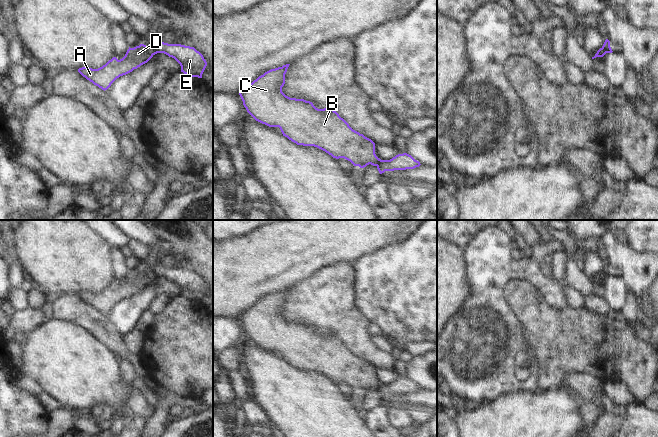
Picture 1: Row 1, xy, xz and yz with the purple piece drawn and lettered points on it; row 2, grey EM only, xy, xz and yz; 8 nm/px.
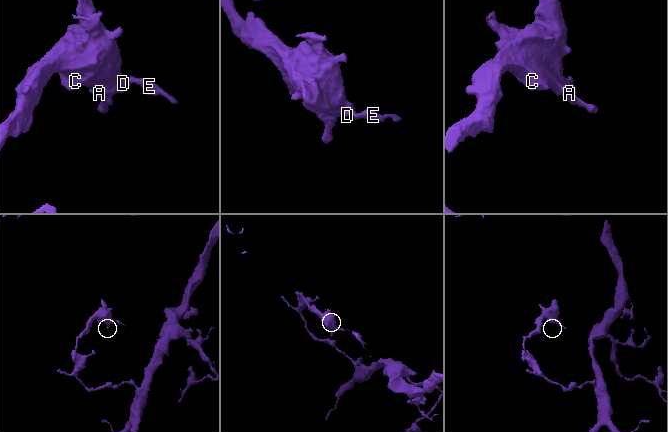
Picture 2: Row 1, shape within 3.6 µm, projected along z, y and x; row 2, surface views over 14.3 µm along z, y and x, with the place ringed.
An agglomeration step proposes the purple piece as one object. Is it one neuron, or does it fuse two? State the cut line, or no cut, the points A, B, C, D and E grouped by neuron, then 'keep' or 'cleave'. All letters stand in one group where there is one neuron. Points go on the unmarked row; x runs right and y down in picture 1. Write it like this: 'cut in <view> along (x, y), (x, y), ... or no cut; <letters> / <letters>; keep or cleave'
cut in xy along (150, 269), (156, 277); A B C D / E; cleave

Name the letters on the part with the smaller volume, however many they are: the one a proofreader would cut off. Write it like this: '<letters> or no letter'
E

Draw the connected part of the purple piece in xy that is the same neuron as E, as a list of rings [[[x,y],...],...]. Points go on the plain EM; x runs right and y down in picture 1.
[[[154,266],[152,272],[156,277],[164,277],[174,282],[181,290],[181,296],[190,300],[202,302],[202,298],[207,290],[203,279],[194,271],[181,268],[168,268],[164,266]]]

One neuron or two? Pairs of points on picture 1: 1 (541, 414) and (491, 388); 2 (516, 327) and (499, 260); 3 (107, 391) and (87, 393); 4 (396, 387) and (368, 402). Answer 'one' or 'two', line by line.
1: two
2: one
3: one
4: one

